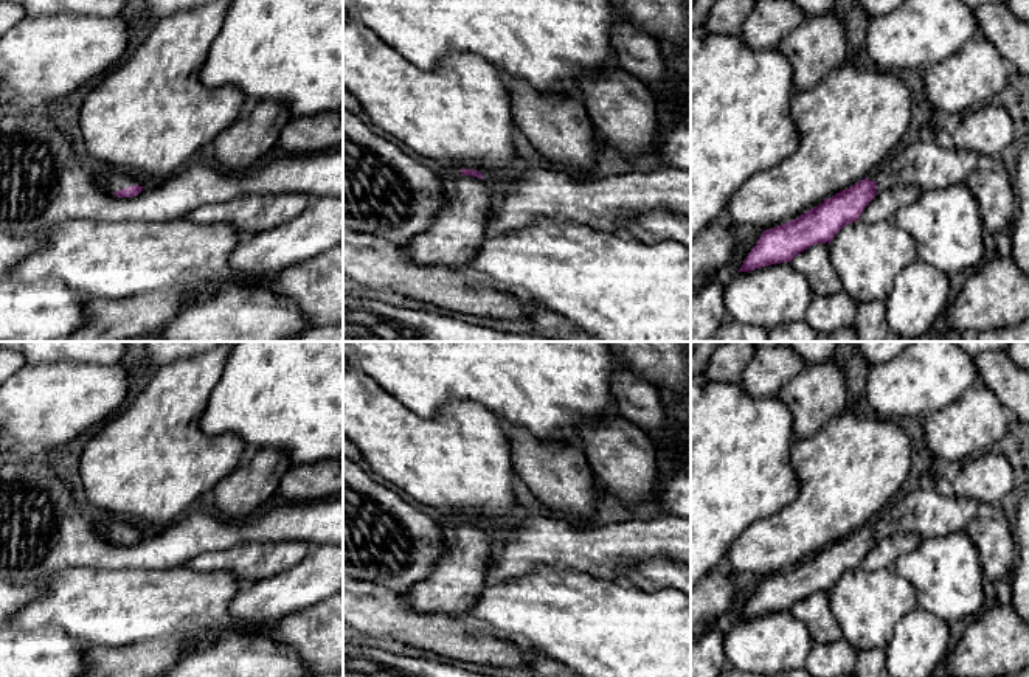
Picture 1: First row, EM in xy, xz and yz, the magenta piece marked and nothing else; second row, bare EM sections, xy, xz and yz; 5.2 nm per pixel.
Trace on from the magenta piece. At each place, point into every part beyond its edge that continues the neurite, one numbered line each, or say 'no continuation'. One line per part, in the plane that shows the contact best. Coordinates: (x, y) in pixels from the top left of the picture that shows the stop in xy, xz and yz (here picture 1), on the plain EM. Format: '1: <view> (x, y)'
1: xy (118, 527)

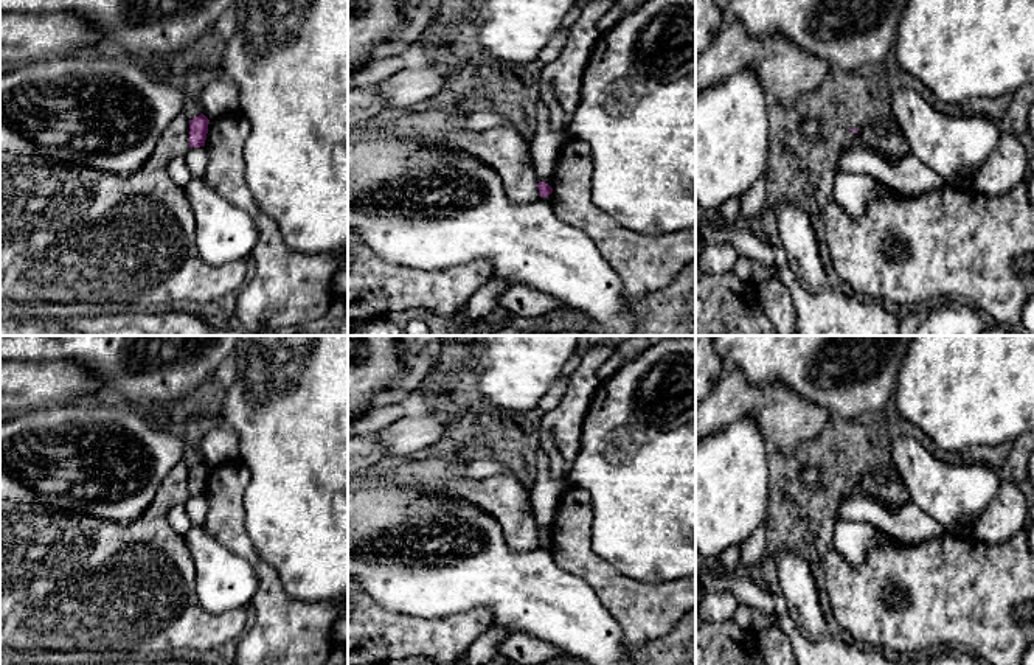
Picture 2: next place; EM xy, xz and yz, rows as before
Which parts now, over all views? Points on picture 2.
no continuation

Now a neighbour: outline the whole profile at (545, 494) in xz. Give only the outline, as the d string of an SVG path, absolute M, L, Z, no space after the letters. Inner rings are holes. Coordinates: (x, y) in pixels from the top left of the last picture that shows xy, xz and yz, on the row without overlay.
M539 449L536 454L536 482L531 488L529 499L537 531L545 530L553 536L557 507L568 489L568 483L564 479L553 479L548 466L546 454Z

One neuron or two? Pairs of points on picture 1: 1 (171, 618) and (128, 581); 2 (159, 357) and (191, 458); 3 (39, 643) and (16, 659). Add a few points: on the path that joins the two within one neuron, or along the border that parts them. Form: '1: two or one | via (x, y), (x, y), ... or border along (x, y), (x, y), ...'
1: one | via (160, 607), (155, 603), (149, 603), (138, 592)
2: two | border along (188, 357), (160, 365), (154, 371)
3: one | via (33, 649), (22, 659)

